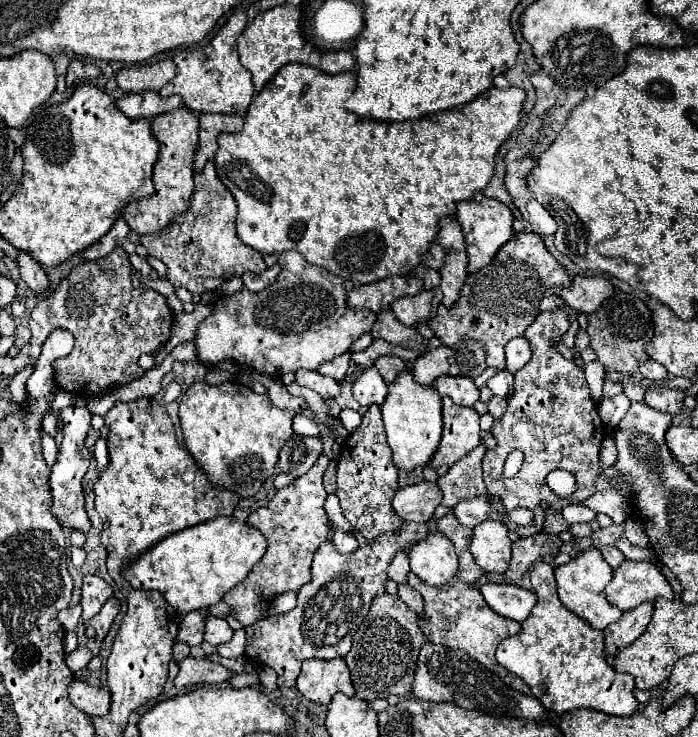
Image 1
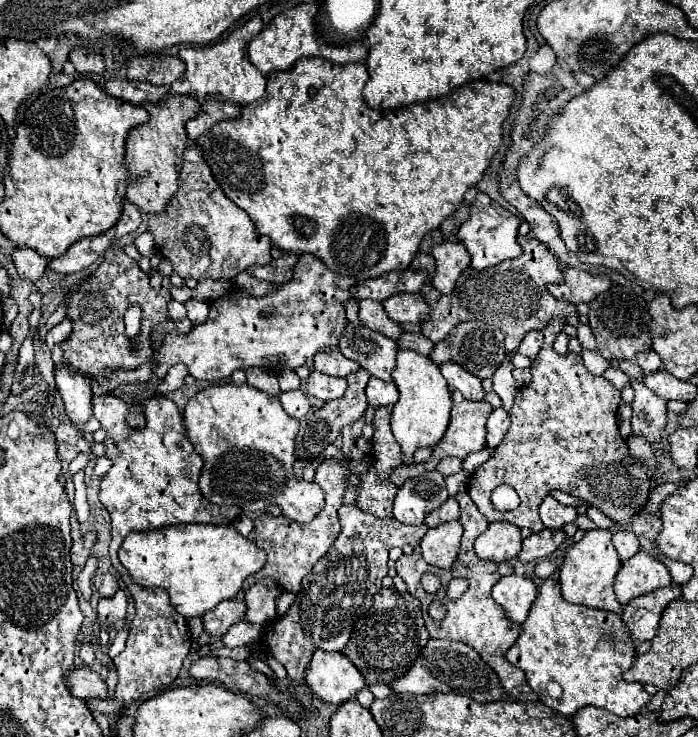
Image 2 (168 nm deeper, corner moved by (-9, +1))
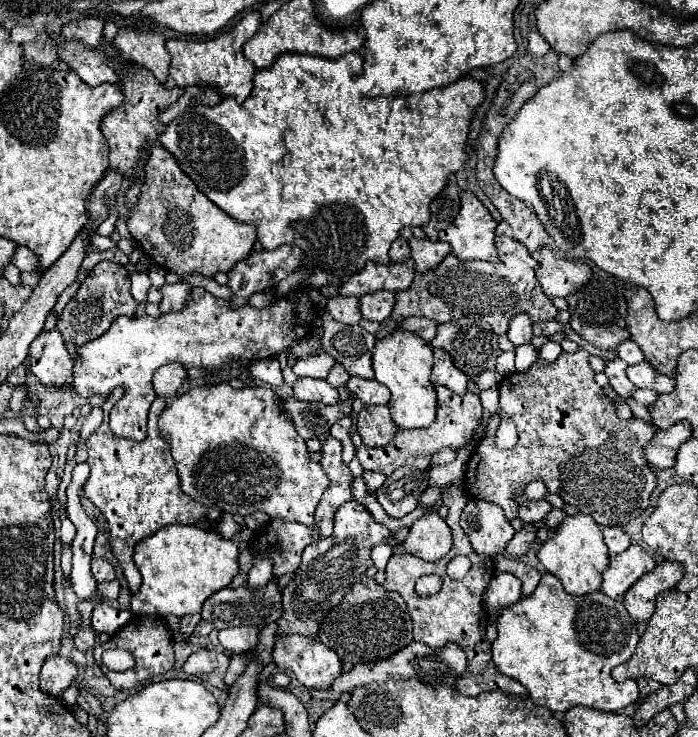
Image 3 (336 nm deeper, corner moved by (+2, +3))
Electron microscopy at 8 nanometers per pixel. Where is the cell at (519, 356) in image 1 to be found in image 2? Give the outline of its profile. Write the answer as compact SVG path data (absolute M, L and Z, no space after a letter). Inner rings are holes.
M530 331L530 333L524 337L524 341L520 343L518 351L524 353L526 357L532 357L532 359L534 359L534 357L538 355L540 347L542 347L542 341L544 341L542 331Z

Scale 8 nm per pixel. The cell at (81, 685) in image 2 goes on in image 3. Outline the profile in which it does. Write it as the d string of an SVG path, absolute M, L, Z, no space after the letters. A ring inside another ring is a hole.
M61 655L49 657L41 667L41 689L59 697L77 679L77 665Z

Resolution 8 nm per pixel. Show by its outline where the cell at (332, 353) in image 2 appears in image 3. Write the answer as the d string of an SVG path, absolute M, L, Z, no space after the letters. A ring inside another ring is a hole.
M321 349L315 355L307 355L297 359L297 363L293 365L293 371L297 377L315 377L315 379L325 379L329 369L335 365L335 359Z

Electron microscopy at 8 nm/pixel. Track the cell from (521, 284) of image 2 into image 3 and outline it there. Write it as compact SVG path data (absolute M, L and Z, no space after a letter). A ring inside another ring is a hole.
M497 235L495 245L499 251L497 263L459 261L455 255L447 255L441 265L437 265L437 269L429 273L415 273L411 287L395 293L397 305L391 317L397 323L407 317L427 317L441 325L463 315L481 315L497 335L507 333L509 321L517 313L529 315L533 323L555 319L559 309L539 287L535 277L535 269L539 263L527 253L525 245L505 235Z

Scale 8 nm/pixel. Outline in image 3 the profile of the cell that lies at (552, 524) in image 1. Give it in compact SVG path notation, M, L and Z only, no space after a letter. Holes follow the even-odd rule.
M547 501L523 503L523 505L519 505L519 519L523 523L541 523L551 509L553 509L553 505Z

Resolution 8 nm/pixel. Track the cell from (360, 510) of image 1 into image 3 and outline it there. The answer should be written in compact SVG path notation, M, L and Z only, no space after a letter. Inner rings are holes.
M373 405L373 407L363 407L361 413L357 415L357 431L363 439L363 445L385 447L389 441L393 441L397 425L389 415L387 405Z

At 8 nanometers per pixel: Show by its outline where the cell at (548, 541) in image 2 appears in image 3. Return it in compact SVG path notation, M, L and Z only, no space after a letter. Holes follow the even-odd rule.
M525 525L521 531L515 533L515 537L509 541L505 553L511 557L523 557L531 545L537 541L537 527L535 525Z

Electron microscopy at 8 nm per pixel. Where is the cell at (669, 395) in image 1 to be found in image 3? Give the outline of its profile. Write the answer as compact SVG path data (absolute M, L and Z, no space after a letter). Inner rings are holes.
M649 363L631 365L627 369L627 377L633 381L633 385L637 385L641 389L651 389L655 393L671 393L675 389L675 379L659 373Z

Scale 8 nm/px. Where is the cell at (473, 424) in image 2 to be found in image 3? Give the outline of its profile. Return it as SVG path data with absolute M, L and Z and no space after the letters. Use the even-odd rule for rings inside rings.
M437 385L437 419L435 423L431 423L427 429L413 429L413 431L397 431L395 439L381 449L371 449L371 447L357 447L355 455L359 457L359 463L363 465L363 469L367 471L377 471L383 475L391 475L397 467L401 465L413 465L417 469L427 469L431 455L439 449L451 447L451 449L461 449L465 443L469 443L475 435L475 429L481 421L483 415L483 407L481 401L475 393L465 393L465 395L457 395L447 387Z

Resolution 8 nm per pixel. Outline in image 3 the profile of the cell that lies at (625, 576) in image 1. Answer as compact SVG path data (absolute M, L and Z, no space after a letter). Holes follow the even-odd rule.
M631 545L621 555L609 557L609 567L603 573L601 591L611 599L621 601L629 587L645 573L649 573L653 567L657 567L657 563L643 547Z

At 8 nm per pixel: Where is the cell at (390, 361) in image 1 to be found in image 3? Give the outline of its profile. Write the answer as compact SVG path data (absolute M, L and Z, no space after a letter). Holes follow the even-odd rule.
M323 309L321 321L323 321L321 343L329 353L333 353L335 361L341 363L349 375L373 379L375 373L373 373L371 357L377 337L367 333L361 325L345 325L333 321L327 309Z

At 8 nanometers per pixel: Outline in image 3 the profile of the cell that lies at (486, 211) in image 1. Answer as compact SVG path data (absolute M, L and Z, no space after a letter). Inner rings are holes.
M461 191L461 211L453 221L453 227L439 233L439 239L451 243L455 257L461 261L483 259L495 263L495 227L497 221L487 207L471 191Z

